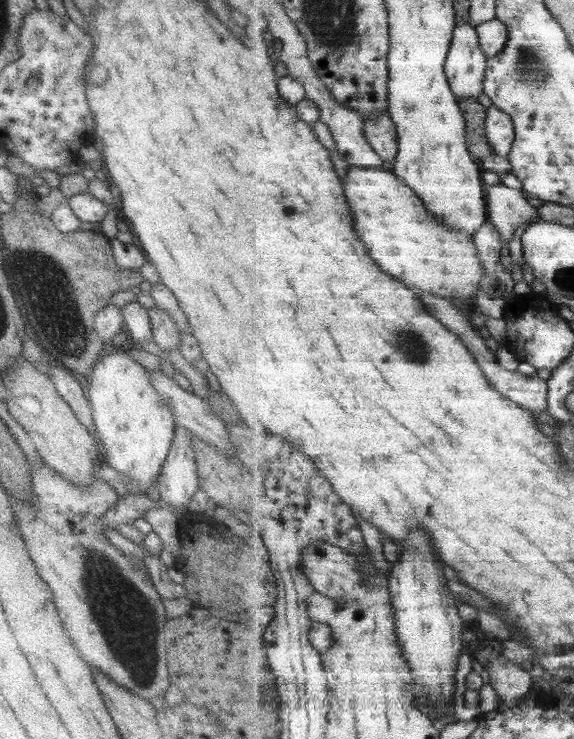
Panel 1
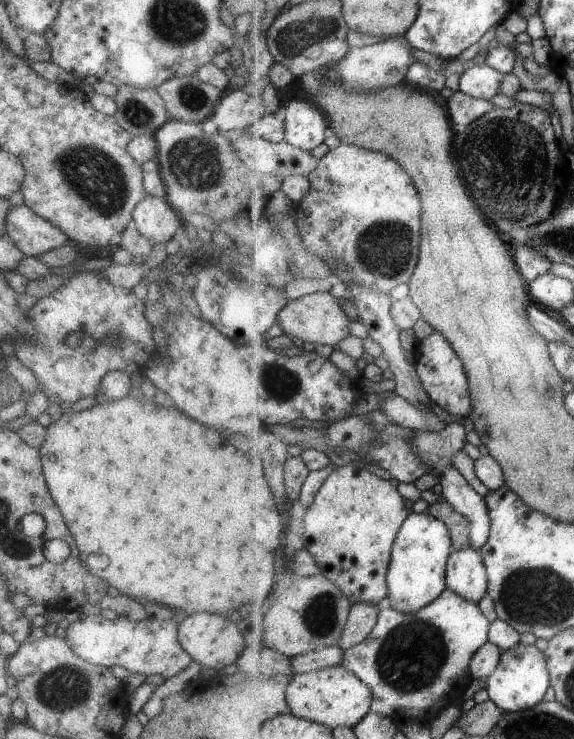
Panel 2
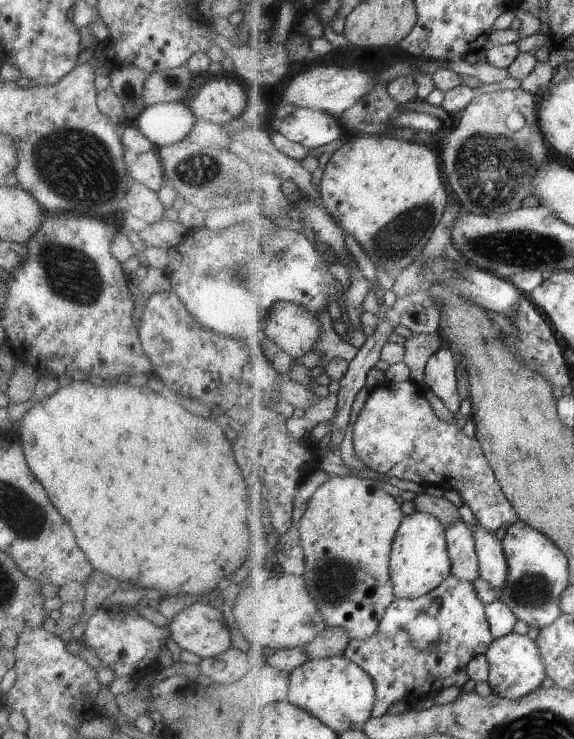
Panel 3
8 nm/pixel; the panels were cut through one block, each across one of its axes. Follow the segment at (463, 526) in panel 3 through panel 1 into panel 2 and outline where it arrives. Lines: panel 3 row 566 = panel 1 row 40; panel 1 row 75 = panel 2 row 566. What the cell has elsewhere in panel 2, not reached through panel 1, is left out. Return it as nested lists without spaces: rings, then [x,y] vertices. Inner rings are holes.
[[[473,547],[454,550],[447,563],[447,586],[479,604],[487,594],[490,580],[482,553]]]

